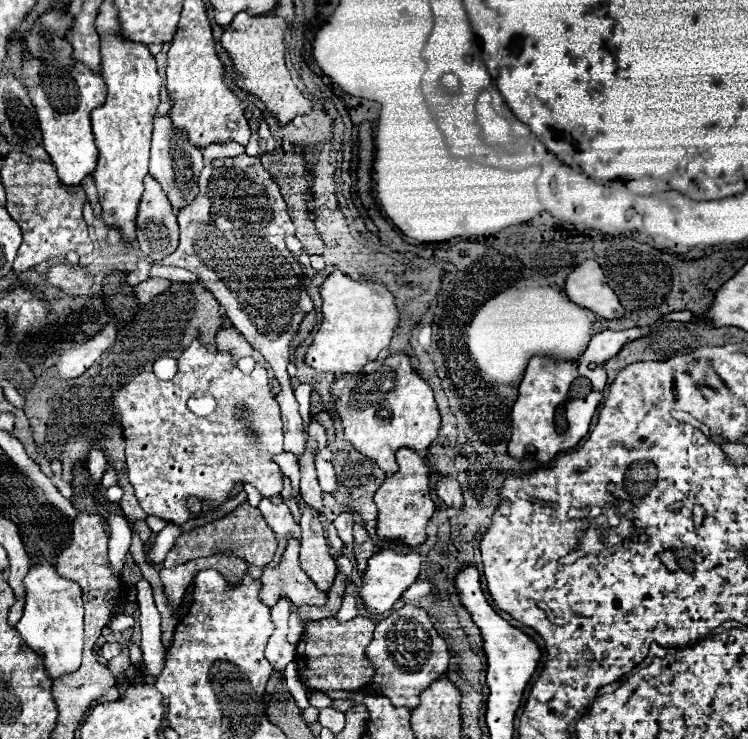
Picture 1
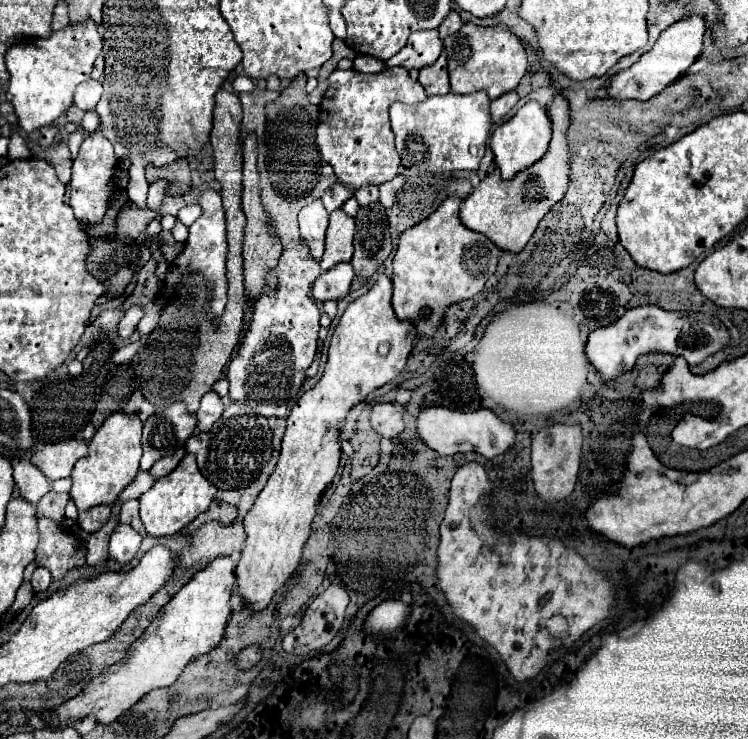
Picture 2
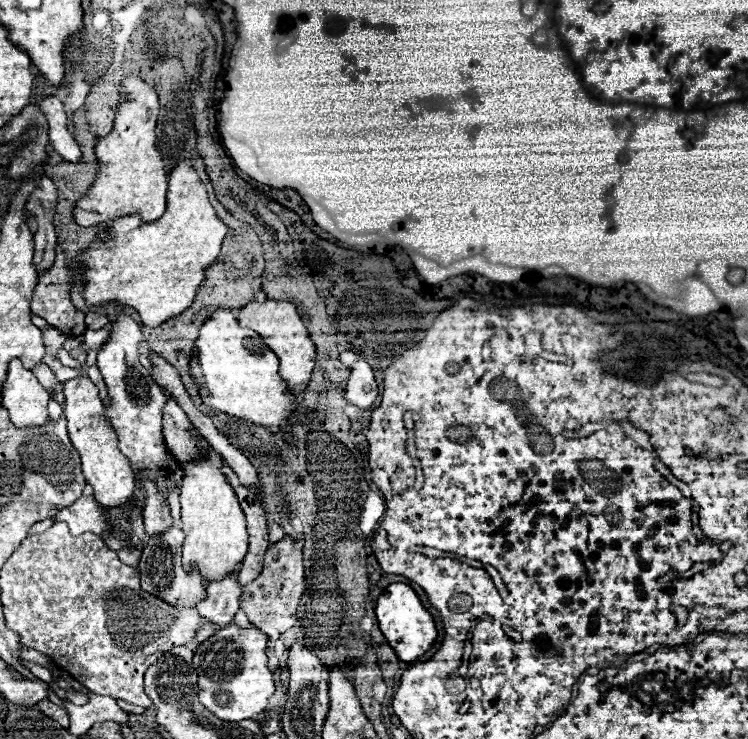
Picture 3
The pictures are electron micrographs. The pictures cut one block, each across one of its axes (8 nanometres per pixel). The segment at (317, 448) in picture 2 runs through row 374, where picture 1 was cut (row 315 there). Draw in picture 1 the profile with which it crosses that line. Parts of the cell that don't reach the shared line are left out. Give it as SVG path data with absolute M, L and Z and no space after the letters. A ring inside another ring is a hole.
M340 270L330 274L320 286L322 322L314 332L314 340L304 356L304 362L318 372L356 374L368 360L388 348L394 328L398 326L398 308L392 294L378 282L356 282Z

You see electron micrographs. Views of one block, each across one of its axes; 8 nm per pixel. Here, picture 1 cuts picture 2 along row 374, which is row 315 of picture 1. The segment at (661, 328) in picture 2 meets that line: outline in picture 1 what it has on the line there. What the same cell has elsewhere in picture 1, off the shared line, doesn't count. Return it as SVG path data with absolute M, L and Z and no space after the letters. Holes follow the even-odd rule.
M586 260L576 266L574 272L568 274L564 290L572 302L600 314L606 320L614 320L624 314L618 296L606 284L604 270L596 260Z

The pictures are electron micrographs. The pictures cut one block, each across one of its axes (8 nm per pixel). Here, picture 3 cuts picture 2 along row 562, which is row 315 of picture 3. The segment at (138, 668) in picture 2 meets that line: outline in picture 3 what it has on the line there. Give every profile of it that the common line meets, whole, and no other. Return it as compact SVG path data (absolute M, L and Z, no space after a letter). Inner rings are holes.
M220 308L206 324L202 324L190 360L190 376L196 380L202 400L230 416L238 416L266 428L280 428L296 418L296 412L292 412L296 398L278 376L276 354L254 330L242 328L230 310Z

